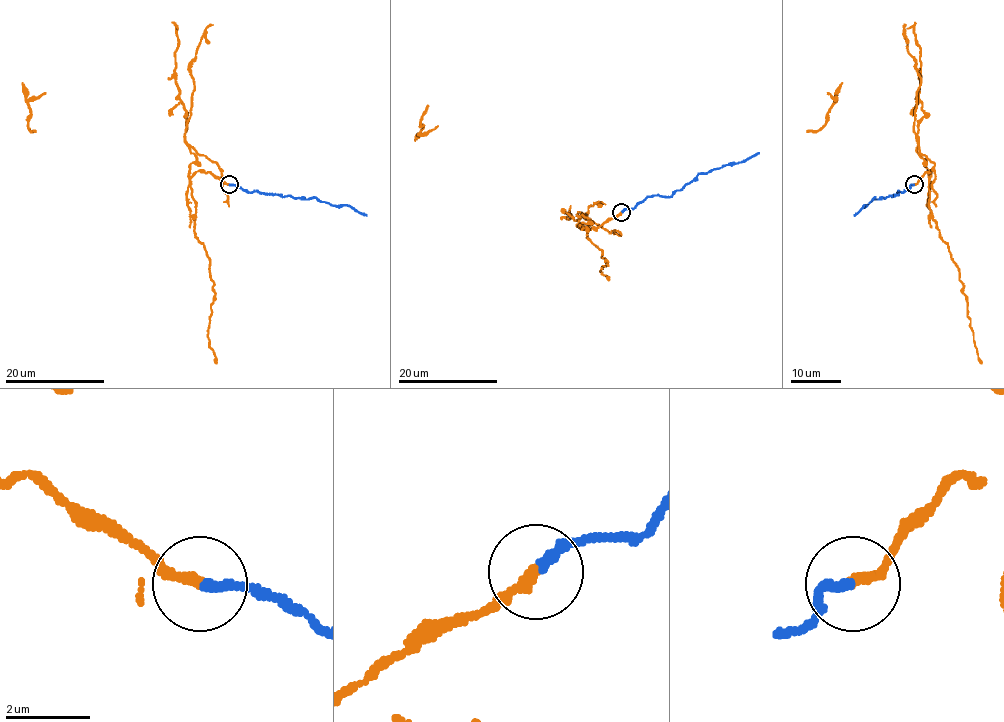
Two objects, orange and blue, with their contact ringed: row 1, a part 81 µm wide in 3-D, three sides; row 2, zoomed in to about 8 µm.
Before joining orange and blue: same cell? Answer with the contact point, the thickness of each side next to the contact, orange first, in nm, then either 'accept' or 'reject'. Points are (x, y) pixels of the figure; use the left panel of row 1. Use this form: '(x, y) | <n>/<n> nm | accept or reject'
(229, 184) | 280/240 nm | reject

